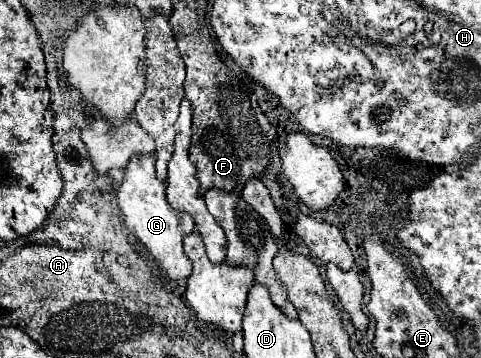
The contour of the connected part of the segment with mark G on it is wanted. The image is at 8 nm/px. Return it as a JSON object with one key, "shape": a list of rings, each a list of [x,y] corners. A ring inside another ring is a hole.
{"shape":[[[134,155],[126,167],[124,183],[118,189],[118,205],[124,213],[124,221],[128,229],[146,245],[148,253],[158,261],[160,271],[166,279],[186,279],[190,275],[192,263],[184,255],[182,237],[194,231],[194,219],[186,213],[174,211],[174,207],[166,199],[166,185],[156,177],[154,155]]]}

